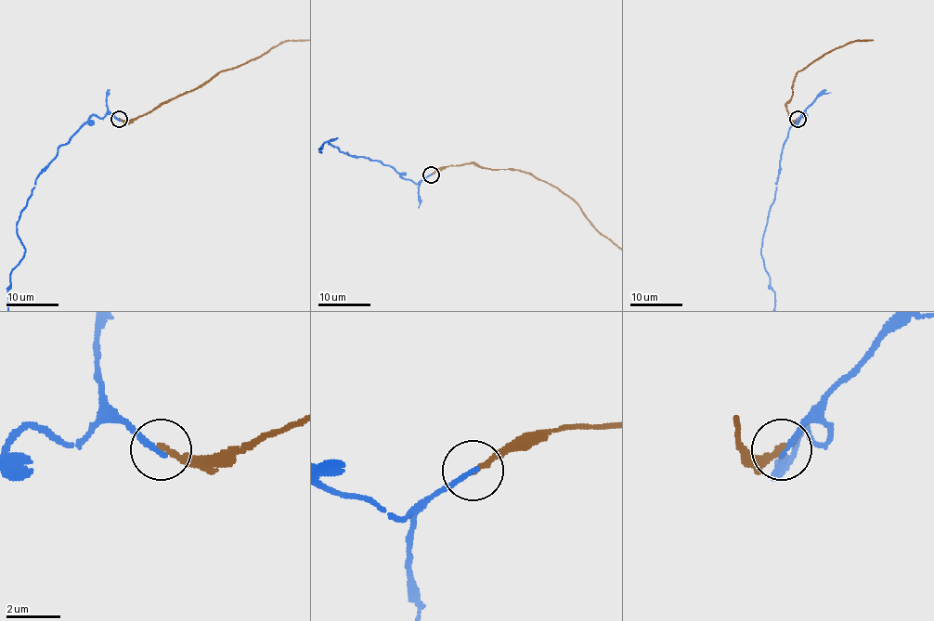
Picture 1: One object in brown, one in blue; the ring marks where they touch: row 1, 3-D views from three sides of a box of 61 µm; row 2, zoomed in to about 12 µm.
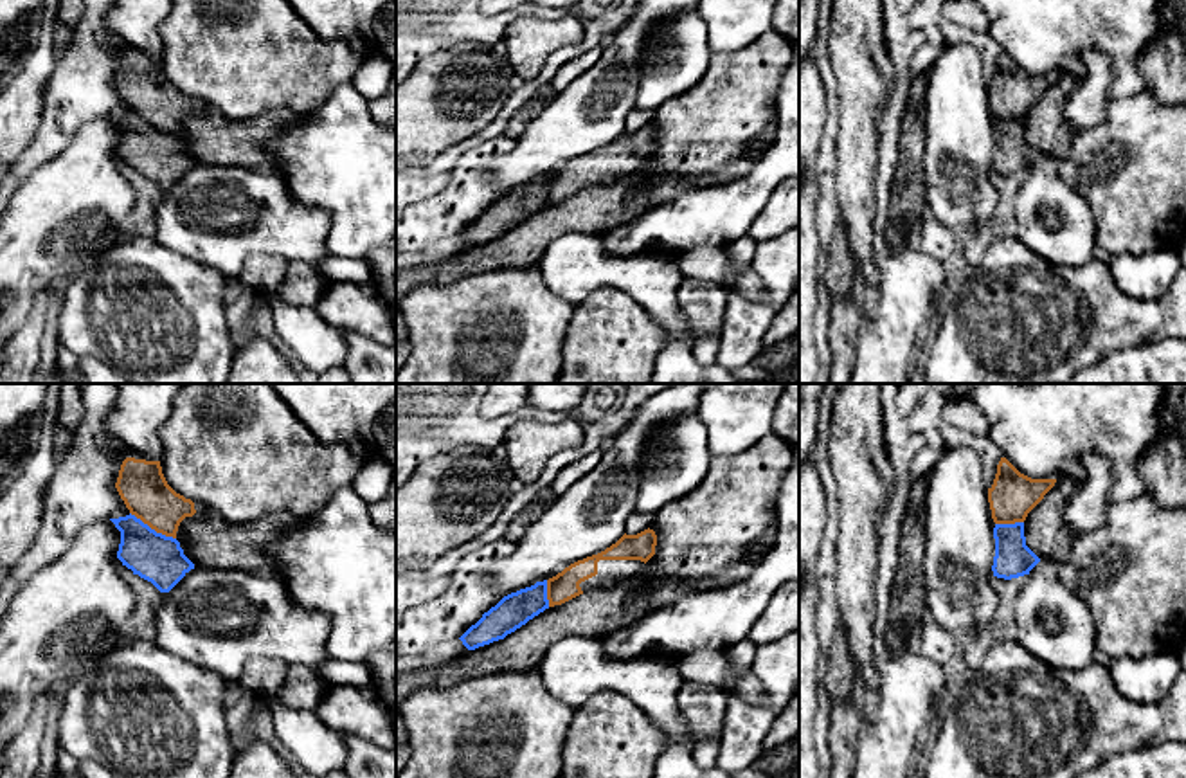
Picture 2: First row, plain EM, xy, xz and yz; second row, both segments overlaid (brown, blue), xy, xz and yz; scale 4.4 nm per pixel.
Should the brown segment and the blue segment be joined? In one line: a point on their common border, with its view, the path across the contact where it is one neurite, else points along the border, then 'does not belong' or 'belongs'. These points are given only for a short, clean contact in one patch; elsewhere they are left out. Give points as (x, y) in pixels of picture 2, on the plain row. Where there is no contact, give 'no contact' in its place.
xy (153, 125) | does not belong

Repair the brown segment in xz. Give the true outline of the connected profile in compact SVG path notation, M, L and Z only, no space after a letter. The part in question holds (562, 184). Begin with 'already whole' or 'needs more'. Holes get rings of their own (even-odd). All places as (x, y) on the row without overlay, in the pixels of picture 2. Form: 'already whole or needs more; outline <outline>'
needs more; outline M644 126L623 131L605 148L578 157L547 176L549 204L562 202L587 187L610 184L619 176L639 173L655 151L657 131Z

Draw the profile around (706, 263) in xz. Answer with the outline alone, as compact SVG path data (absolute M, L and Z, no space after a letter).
M700 247L682 252L675 263L684 277L713 281L727 286L729 254L725 247Z

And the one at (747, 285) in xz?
M752 267L740 270L734 276L731 288L736 299L747 303L763 301L765 295L765 283Z

